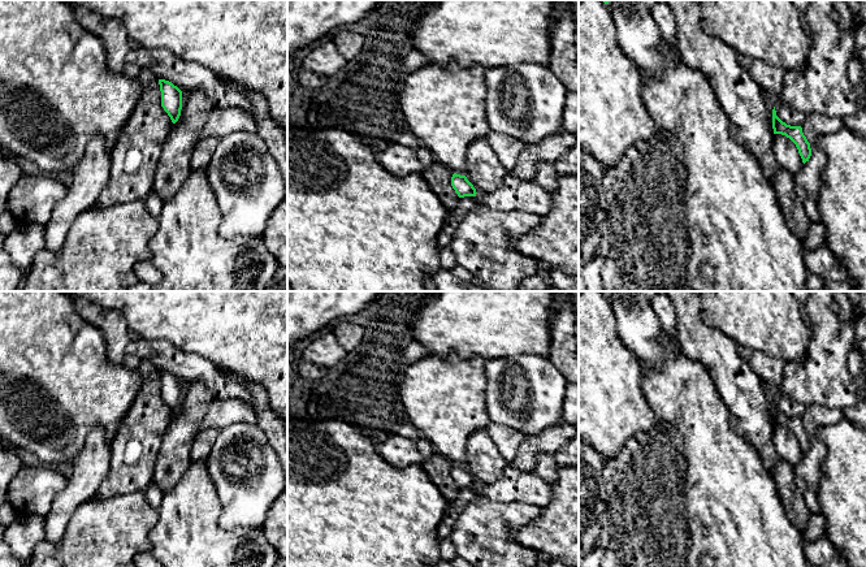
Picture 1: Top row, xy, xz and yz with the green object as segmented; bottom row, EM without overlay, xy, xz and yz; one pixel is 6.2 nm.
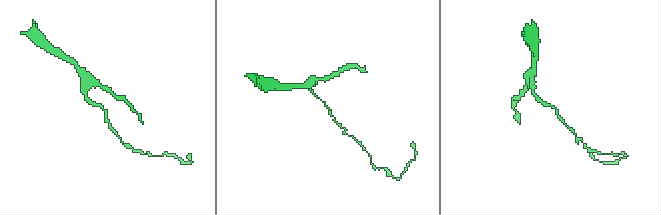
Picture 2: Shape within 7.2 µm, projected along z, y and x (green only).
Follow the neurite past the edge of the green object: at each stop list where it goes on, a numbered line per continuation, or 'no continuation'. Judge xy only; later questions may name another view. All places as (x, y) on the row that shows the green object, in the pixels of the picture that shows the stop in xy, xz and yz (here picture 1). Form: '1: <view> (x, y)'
no continuation

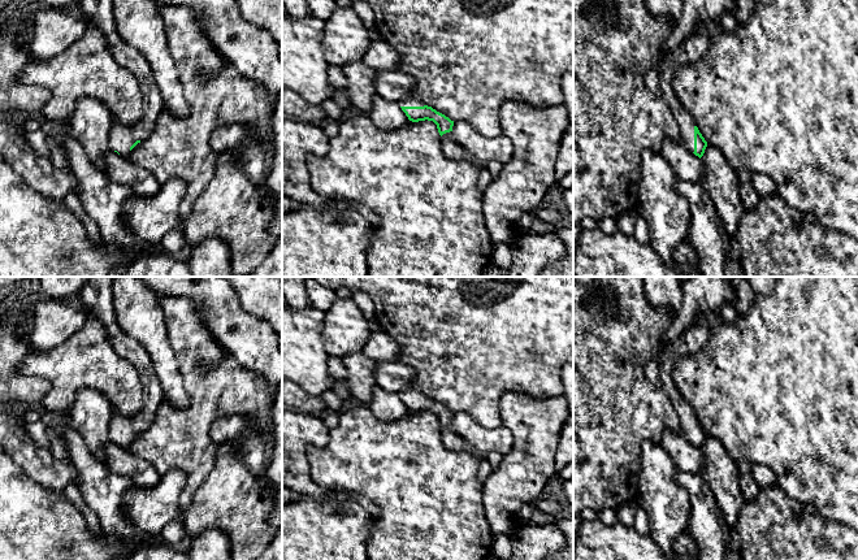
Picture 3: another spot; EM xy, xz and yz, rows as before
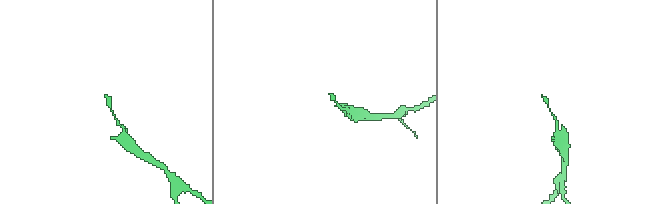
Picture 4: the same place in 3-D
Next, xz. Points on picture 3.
1: xz (410, 101)

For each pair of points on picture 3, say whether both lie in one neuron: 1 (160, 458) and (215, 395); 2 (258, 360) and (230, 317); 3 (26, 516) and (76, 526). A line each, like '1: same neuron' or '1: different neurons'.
1: same neuron
2: same neuron
3: same neuron

